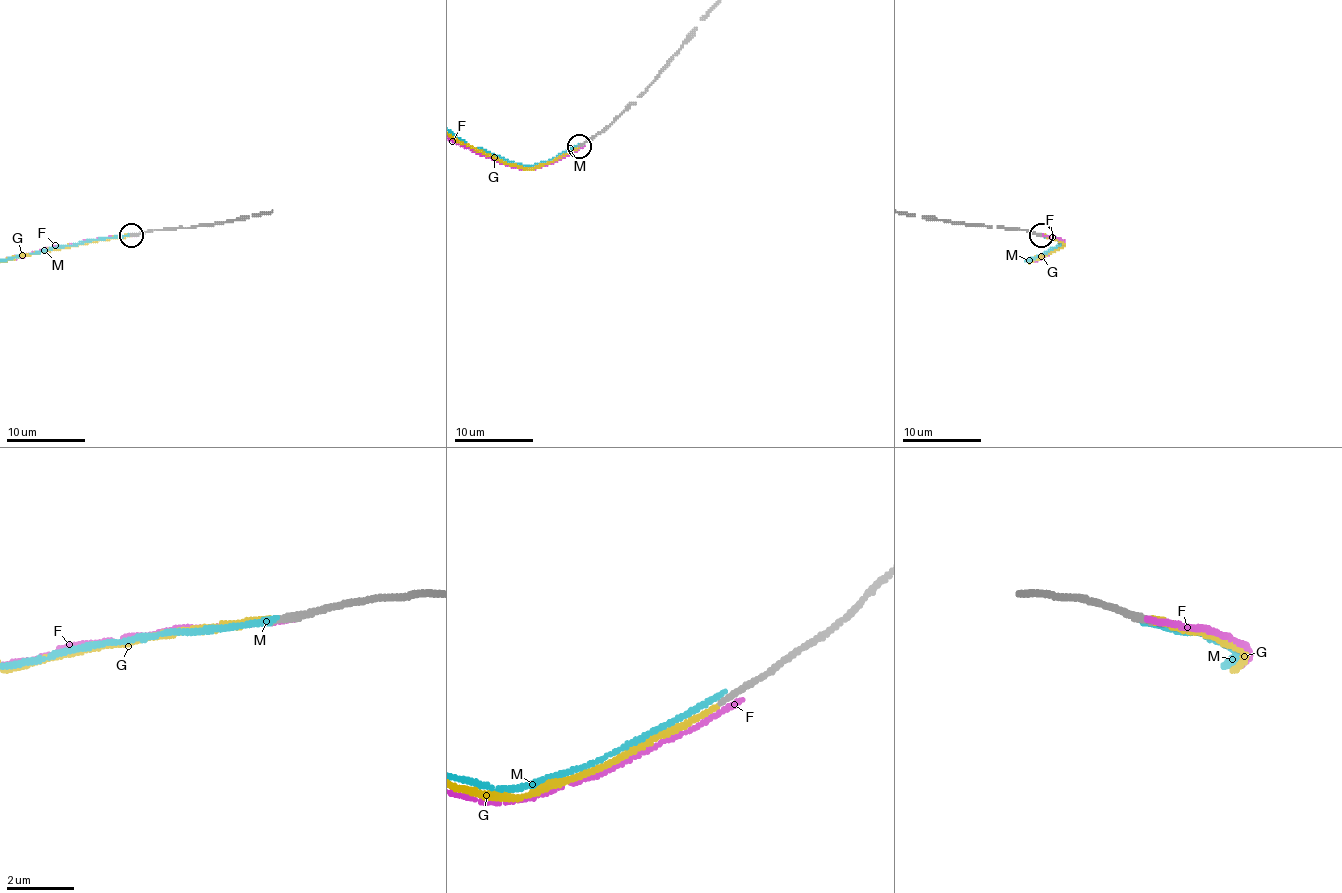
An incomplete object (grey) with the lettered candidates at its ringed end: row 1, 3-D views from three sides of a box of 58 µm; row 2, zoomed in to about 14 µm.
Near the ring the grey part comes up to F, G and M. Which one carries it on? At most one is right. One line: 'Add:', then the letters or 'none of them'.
Add: G

